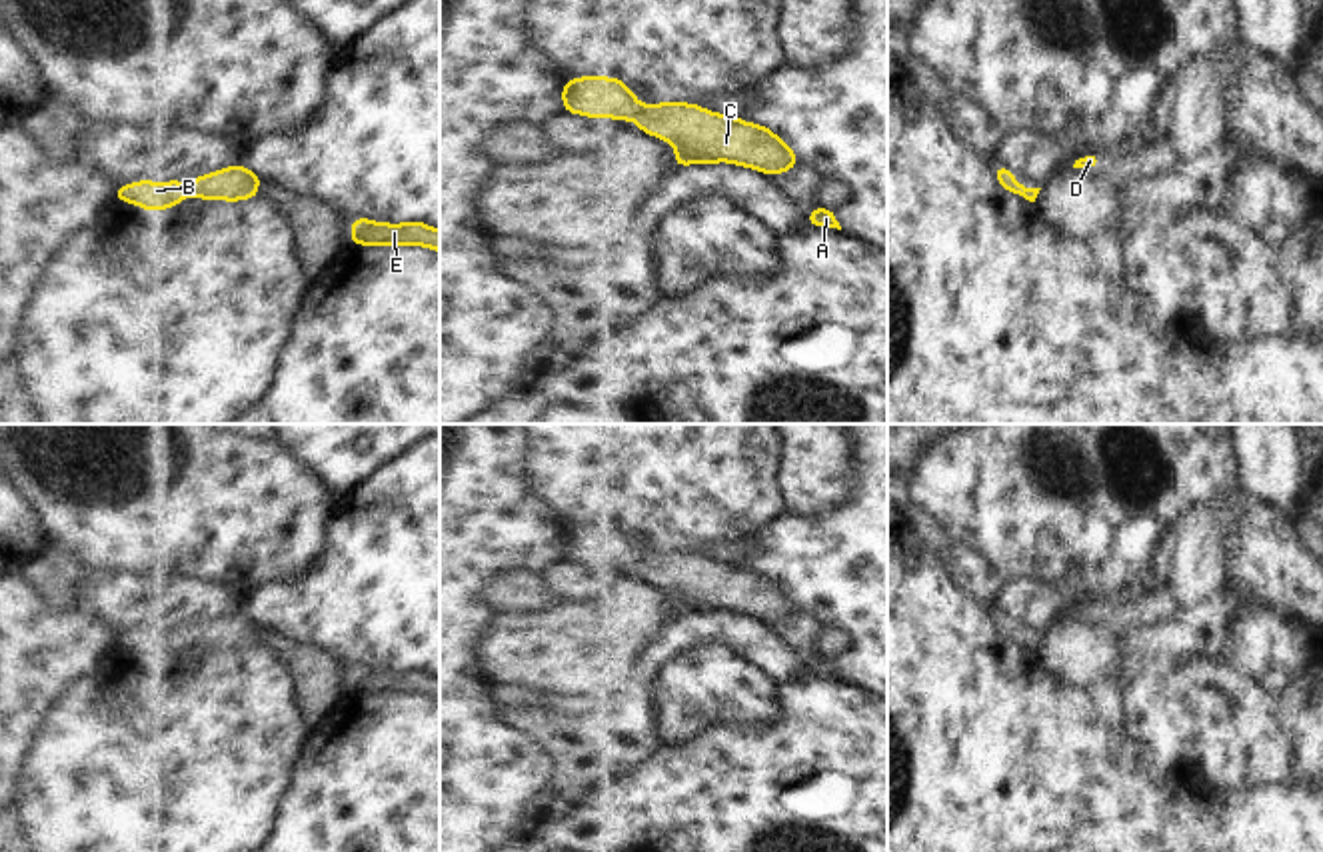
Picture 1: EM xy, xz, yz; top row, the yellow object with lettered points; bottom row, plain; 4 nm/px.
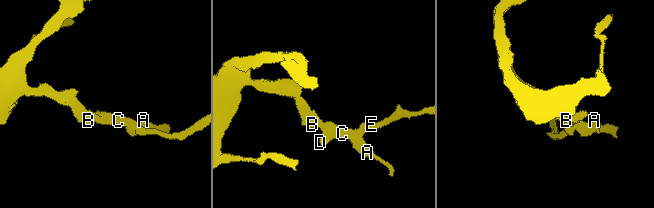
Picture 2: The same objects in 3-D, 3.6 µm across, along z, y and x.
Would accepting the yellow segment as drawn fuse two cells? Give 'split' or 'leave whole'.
leave whole

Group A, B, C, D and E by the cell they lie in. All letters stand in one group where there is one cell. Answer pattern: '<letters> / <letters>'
A B C D E

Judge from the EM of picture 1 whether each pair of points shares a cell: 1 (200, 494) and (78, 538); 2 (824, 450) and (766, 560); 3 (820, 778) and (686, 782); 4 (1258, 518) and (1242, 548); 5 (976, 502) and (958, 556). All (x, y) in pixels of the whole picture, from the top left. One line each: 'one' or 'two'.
1: one
2: two
3: one
4: one
5: two

